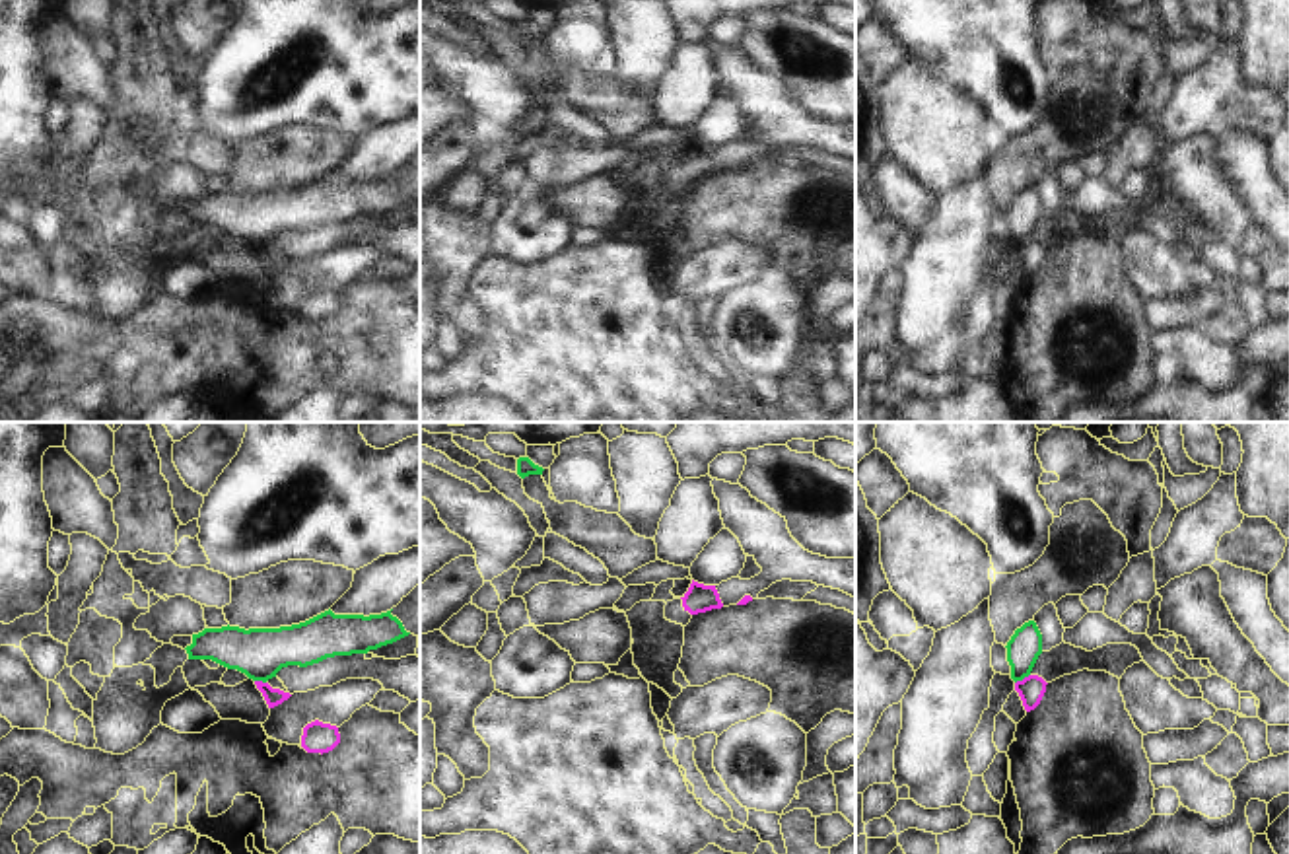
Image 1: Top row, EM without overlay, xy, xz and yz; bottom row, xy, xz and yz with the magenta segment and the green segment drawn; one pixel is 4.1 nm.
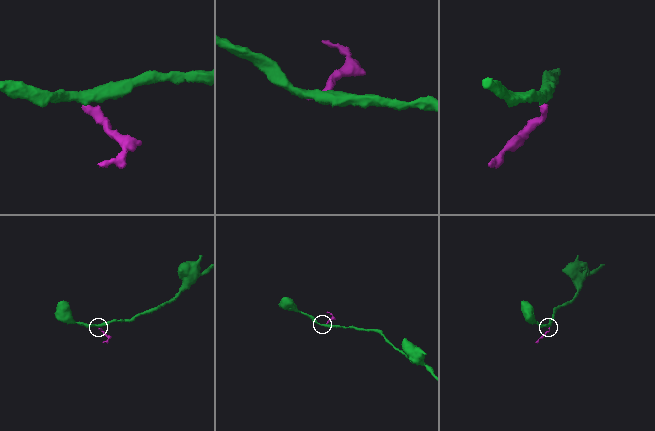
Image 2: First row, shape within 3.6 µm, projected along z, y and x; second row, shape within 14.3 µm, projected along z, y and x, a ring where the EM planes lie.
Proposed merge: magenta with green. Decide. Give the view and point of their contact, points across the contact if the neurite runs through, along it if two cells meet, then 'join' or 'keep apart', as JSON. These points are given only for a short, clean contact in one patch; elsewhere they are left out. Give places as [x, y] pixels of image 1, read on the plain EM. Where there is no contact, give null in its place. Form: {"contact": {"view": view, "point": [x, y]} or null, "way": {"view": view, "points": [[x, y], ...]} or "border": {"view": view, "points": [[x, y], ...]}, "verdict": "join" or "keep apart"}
{"contact": {"view": "yz", "point": [1023, 244]}, "border": {"view": "yz", "points": [[1029, 238], [1015, 248]]}, "verdict": "keep apart"}

